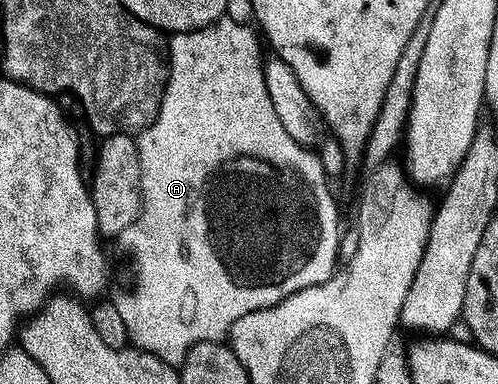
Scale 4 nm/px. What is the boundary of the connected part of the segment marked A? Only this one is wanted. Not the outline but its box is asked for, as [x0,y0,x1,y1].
[114,20,340,368]

